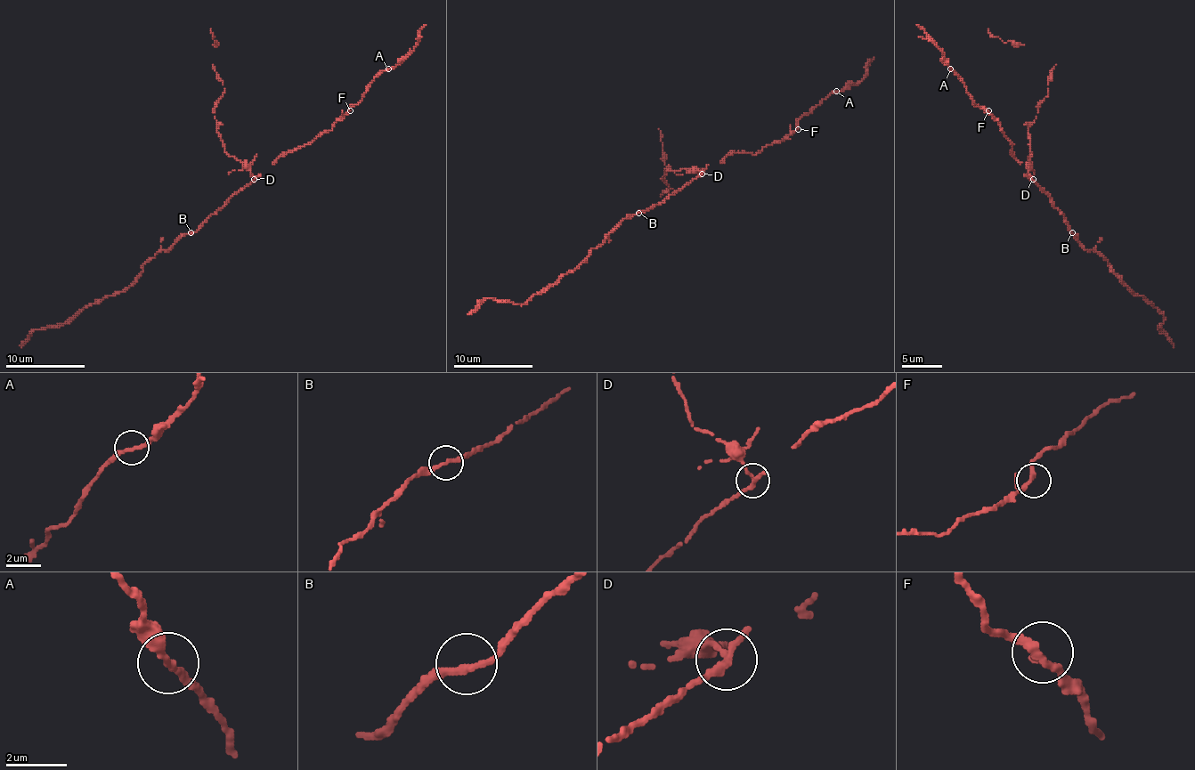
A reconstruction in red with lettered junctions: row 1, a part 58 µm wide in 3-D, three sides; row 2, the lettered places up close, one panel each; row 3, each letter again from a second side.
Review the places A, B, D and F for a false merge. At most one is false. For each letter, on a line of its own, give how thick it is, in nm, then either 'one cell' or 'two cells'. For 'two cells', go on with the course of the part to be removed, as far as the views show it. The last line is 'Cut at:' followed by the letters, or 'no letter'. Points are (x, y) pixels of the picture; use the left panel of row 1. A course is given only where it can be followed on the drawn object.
A: 240 nm thick; one cell
B: 240 nm thick; one cell
D: 240 nm thick; two cells
F: 220 nm thick; one cell
Cut at: D

